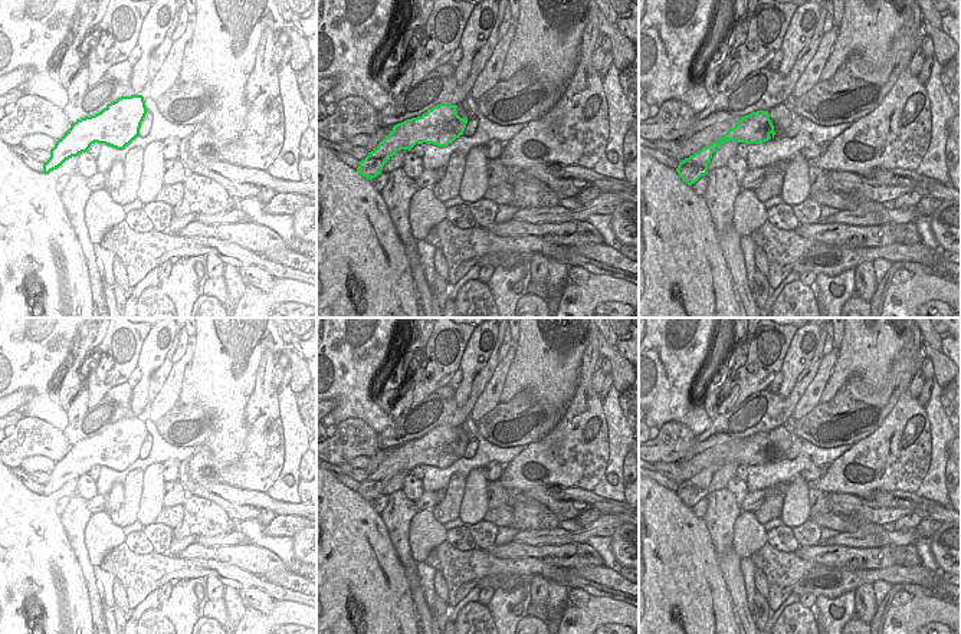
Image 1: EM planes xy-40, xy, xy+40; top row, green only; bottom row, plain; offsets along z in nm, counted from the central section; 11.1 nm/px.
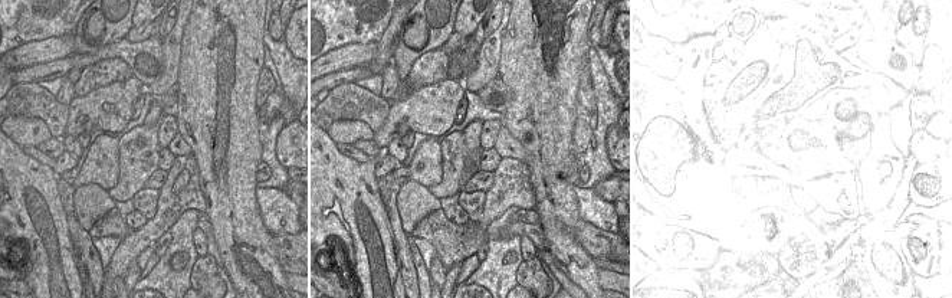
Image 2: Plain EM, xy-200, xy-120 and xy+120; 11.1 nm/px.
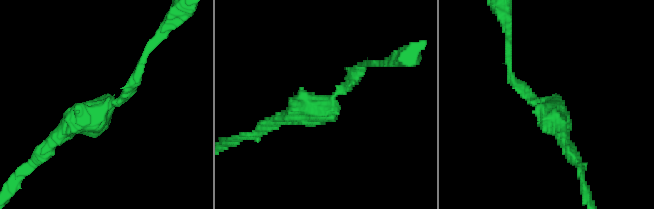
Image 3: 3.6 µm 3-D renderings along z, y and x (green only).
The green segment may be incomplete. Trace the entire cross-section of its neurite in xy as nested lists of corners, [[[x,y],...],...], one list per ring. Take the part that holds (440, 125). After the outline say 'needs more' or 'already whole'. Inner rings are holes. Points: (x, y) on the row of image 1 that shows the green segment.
[[[440,104],[417,118],[407,119],[393,127],[393,131],[377,145],[377,148],[360,161],[357,171],[373,180],[384,164],[400,150],[409,150],[416,144],[433,144],[447,147],[463,135],[468,118],[460,118],[457,105]]] | already whole

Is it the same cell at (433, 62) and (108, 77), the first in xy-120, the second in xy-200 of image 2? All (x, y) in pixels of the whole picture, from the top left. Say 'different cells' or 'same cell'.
same cell

